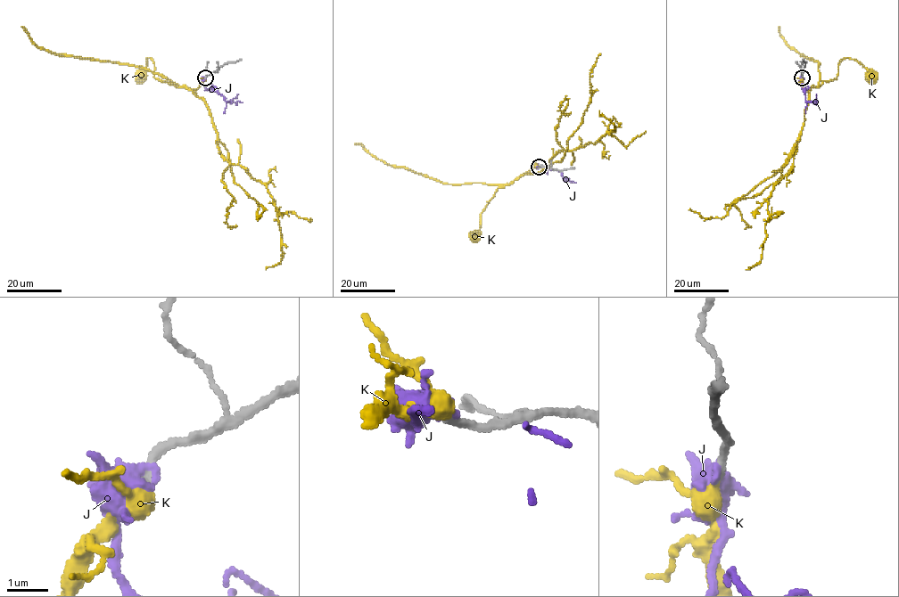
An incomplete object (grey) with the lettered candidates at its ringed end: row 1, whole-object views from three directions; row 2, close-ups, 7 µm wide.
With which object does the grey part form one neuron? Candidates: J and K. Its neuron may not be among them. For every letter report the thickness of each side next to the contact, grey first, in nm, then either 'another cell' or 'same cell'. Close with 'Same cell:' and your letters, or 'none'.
J: 220/500 nm | another cell
K: 190/360 nm | same cell
Same cell: K

